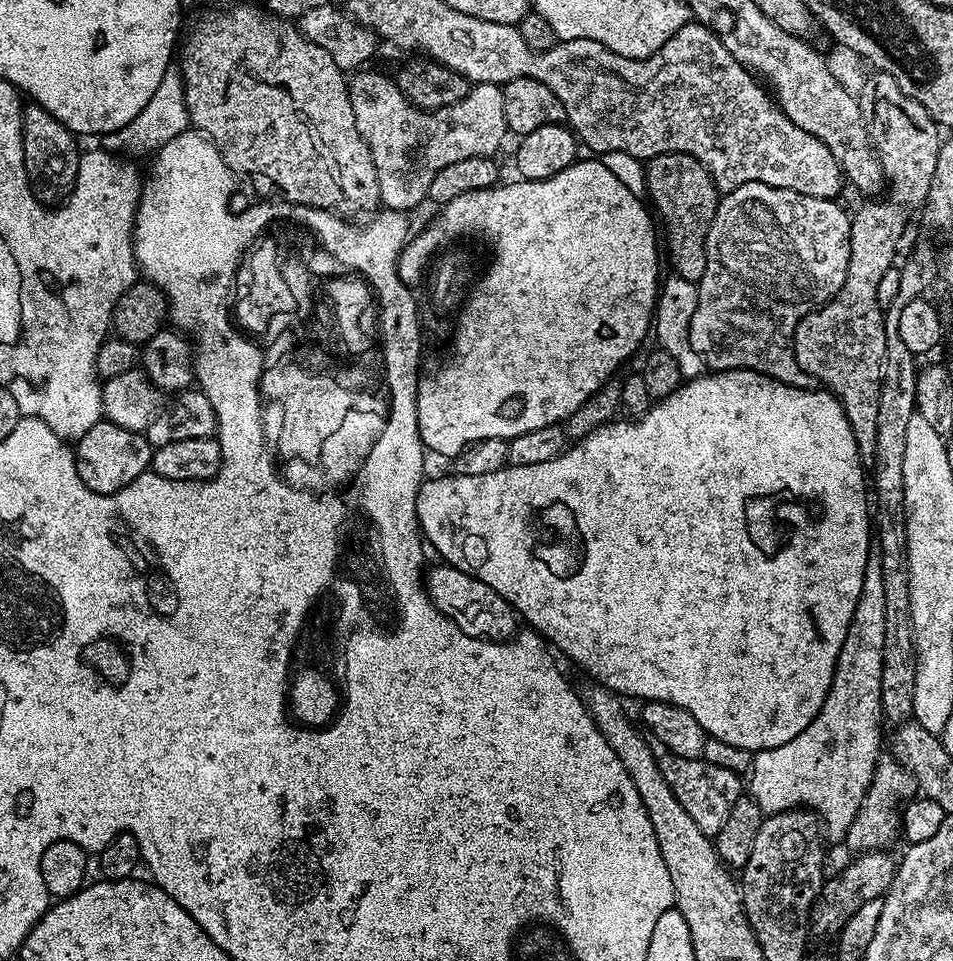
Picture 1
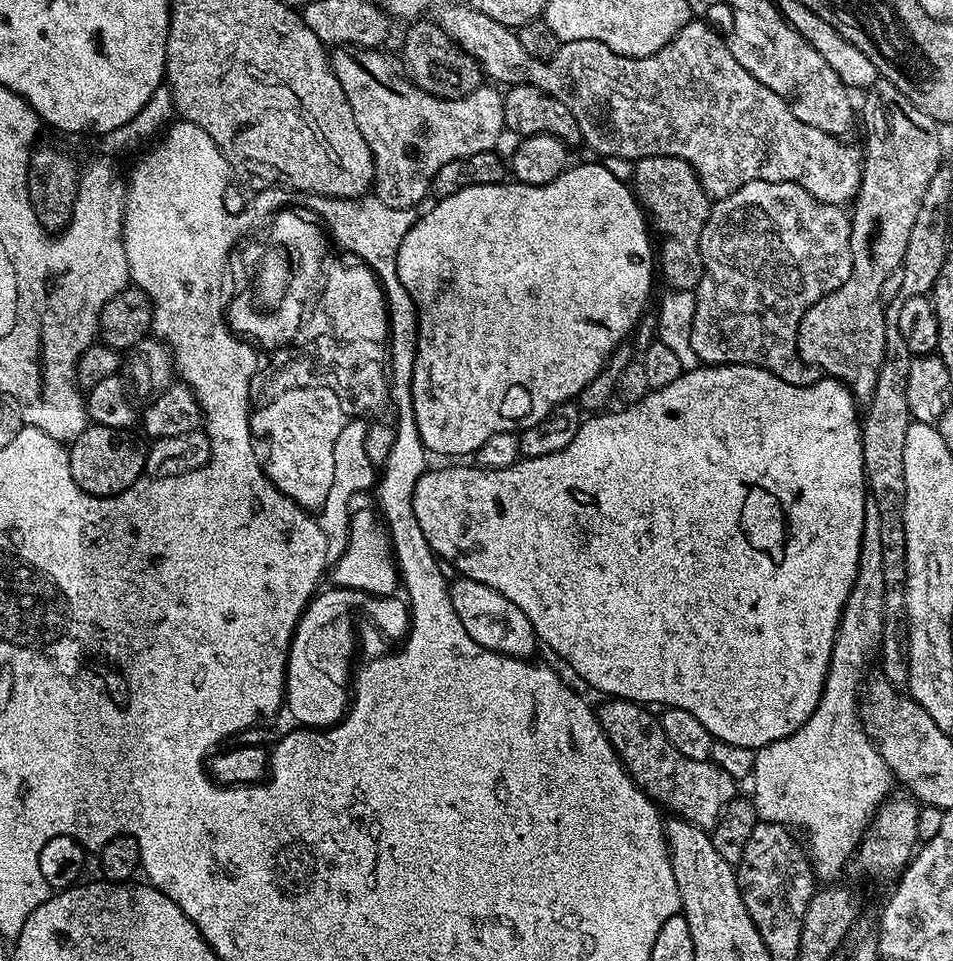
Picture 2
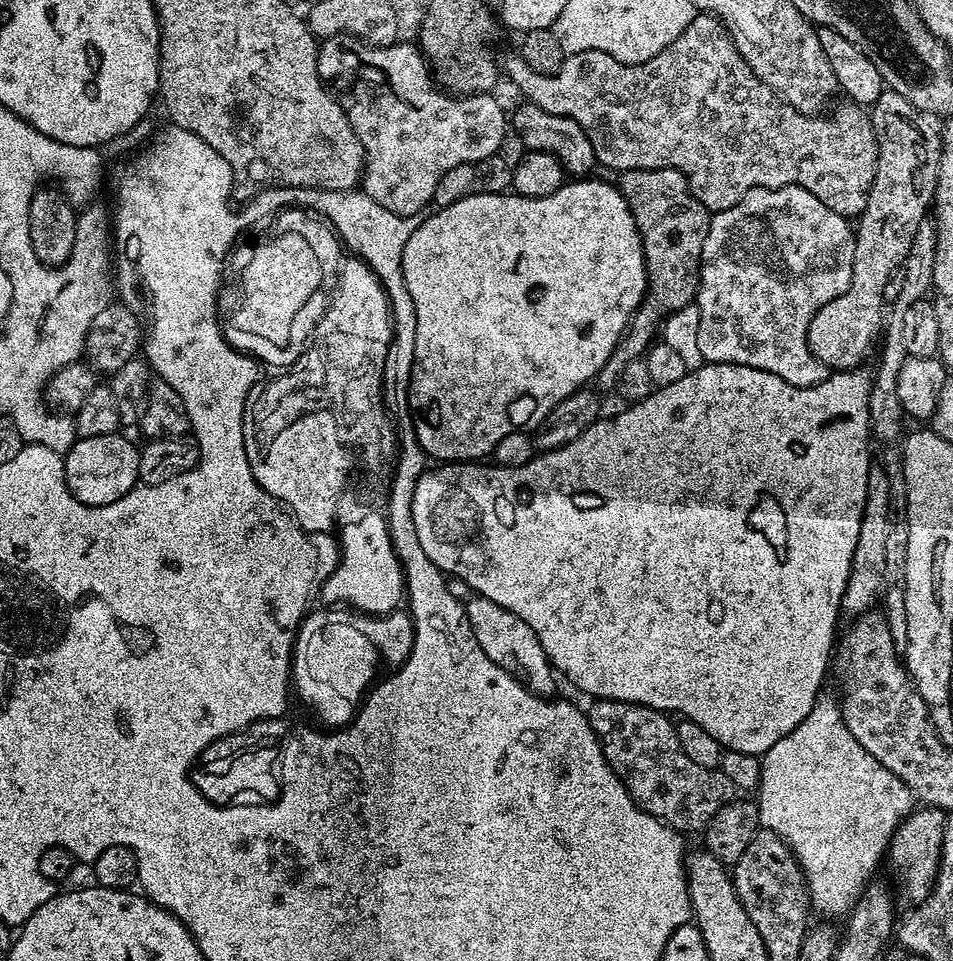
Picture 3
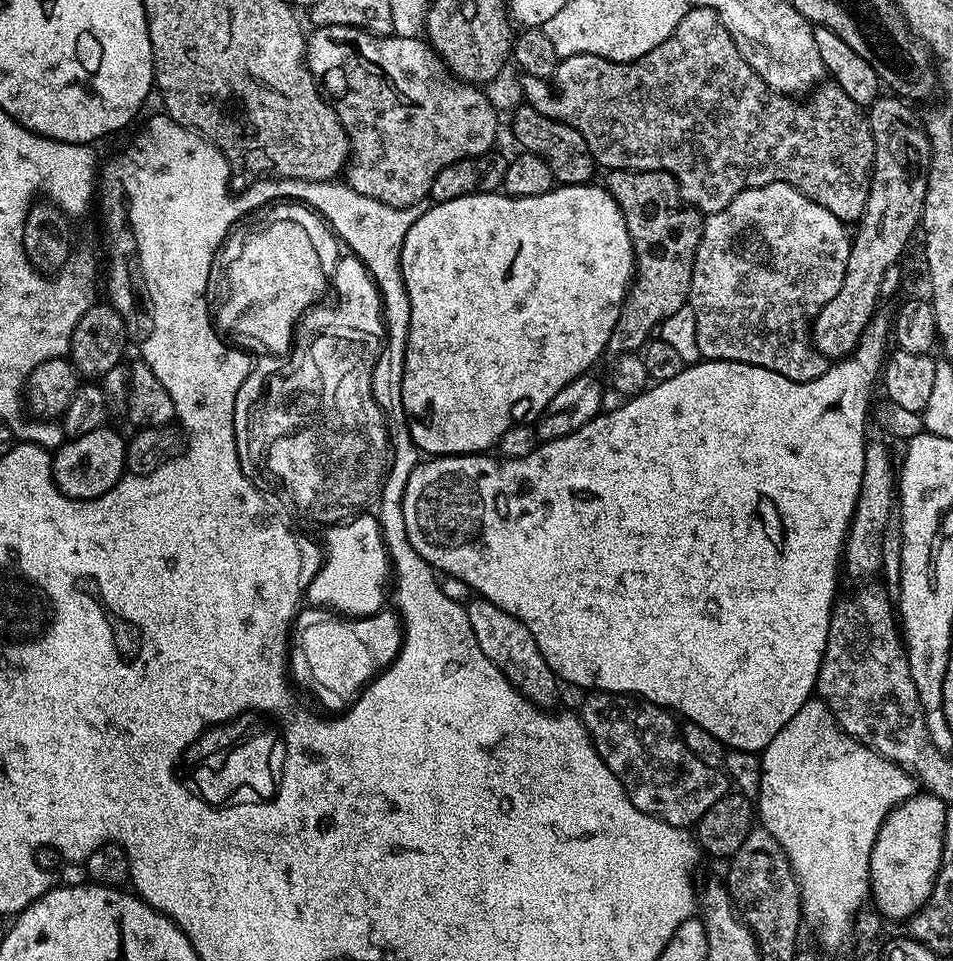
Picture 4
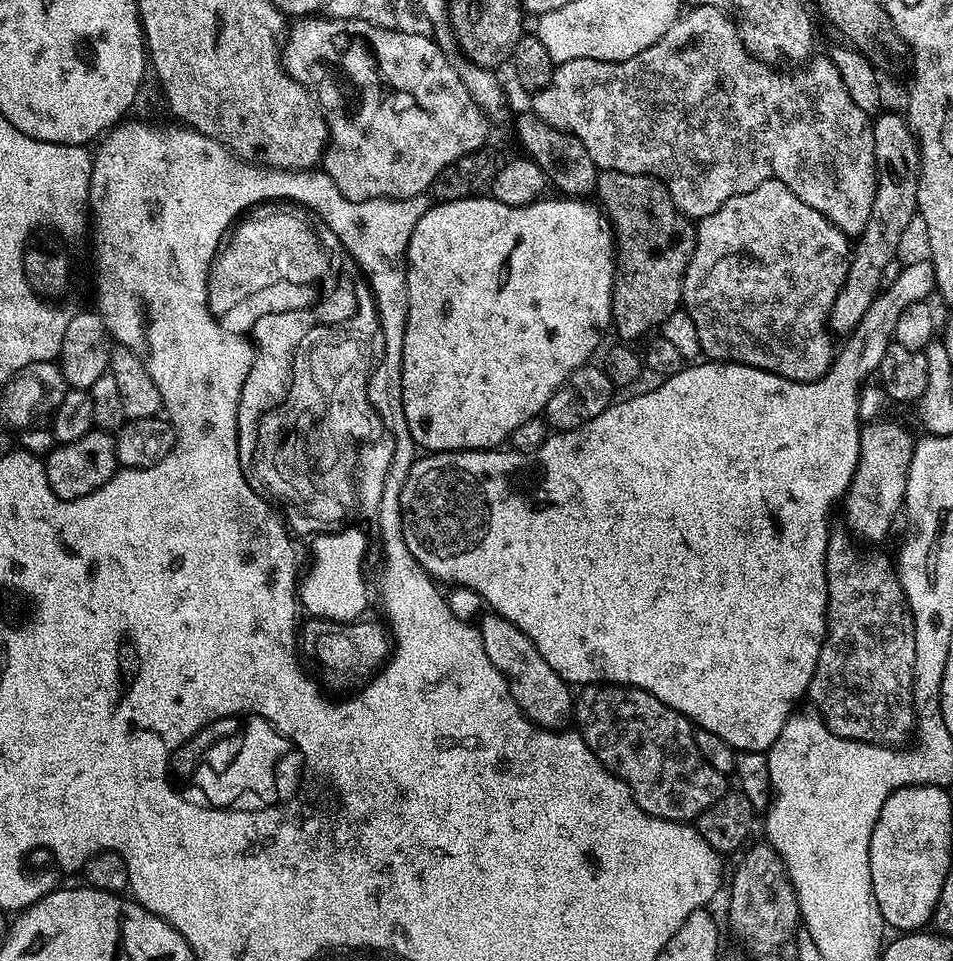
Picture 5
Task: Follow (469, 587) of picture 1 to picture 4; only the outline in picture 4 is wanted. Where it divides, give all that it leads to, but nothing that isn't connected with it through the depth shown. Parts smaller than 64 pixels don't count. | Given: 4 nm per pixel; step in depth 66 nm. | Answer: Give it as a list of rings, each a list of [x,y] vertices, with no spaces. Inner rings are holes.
[[[483,598],[473,599],[473,604],[467,605],[468,621],[474,630],[474,638],[478,638],[478,646],[482,646],[482,654],[502,670],[506,679],[516,687],[518,692],[530,703],[541,710],[556,710],[560,704],[561,681],[550,670],[546,658],[538,650],[538,642],[534,642],[534,634],[526,630],[514,614],[506,614],[498,606],[494,606]]]

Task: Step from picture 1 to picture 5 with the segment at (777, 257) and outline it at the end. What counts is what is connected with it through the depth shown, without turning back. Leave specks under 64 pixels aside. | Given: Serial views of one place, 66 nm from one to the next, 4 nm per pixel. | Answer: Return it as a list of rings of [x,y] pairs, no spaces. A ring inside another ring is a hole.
[[[767,180],[762,182],[762,186],[758,186],[746,194],[738,194],[734,198],[730,198],[721,208],[714,210],[714,214],[703,216],[696,224],[696,245],[684,271],[682,308],[694,322],[694,330],[698,330],[701,353],[712,362],[731,362],[754,366],[784,376],[788,380],[819,380],[828,373],[834,359],[834,347],[832,348],[832,340],[828,337],[828,334],[830,335],[830,317],[832,307],[848,277],[849,263],[849,237],[837,230],[825,216],[818,214],[818,210],[806,206],[806,202],[802,202],[802,198],[798,198],[782,182]]]

